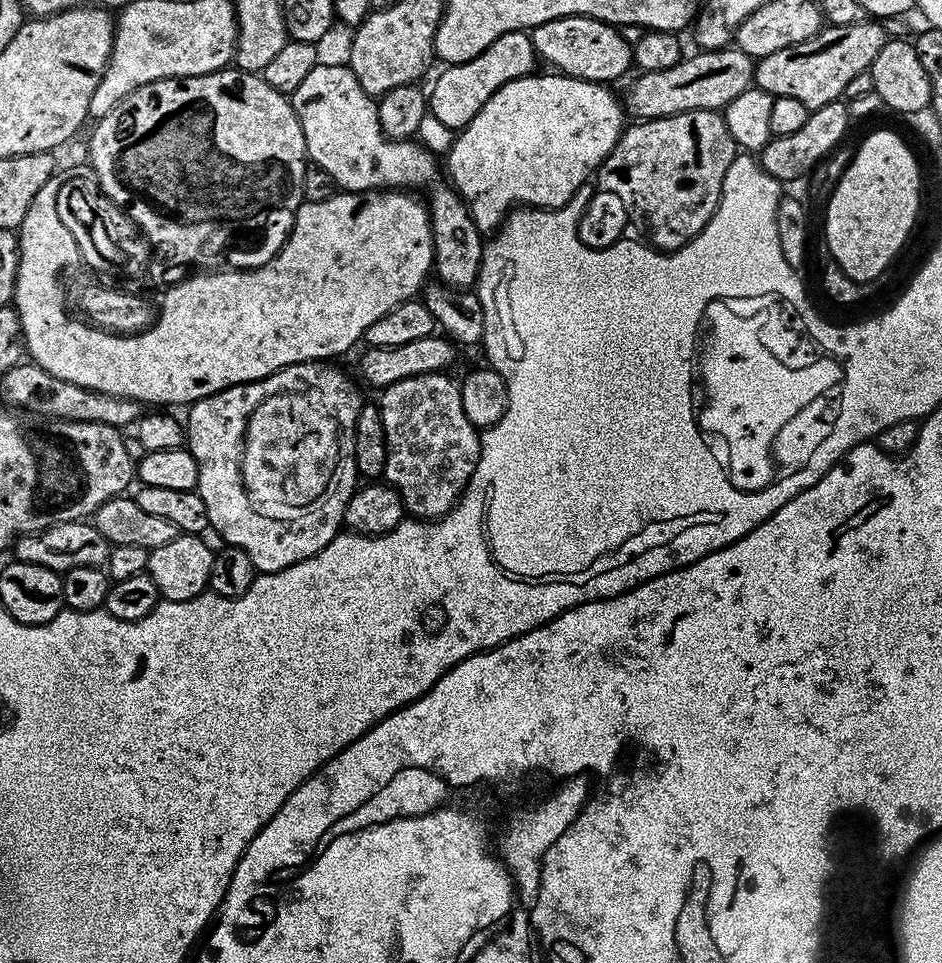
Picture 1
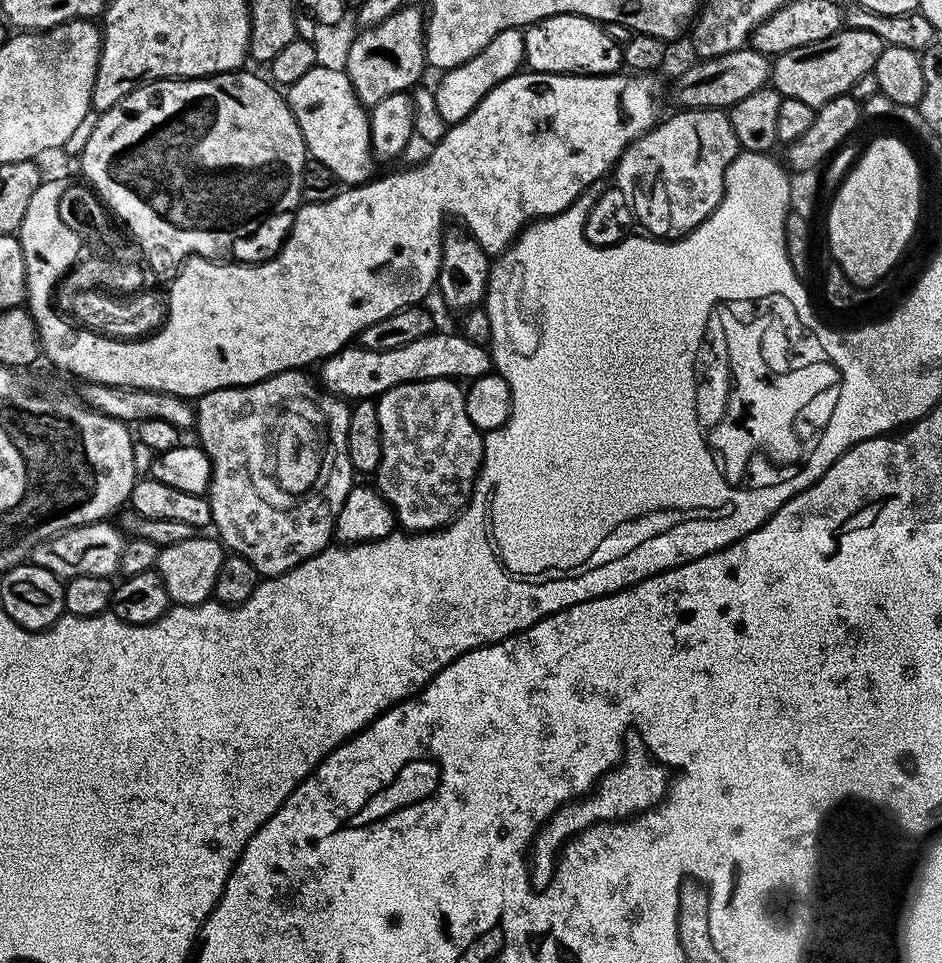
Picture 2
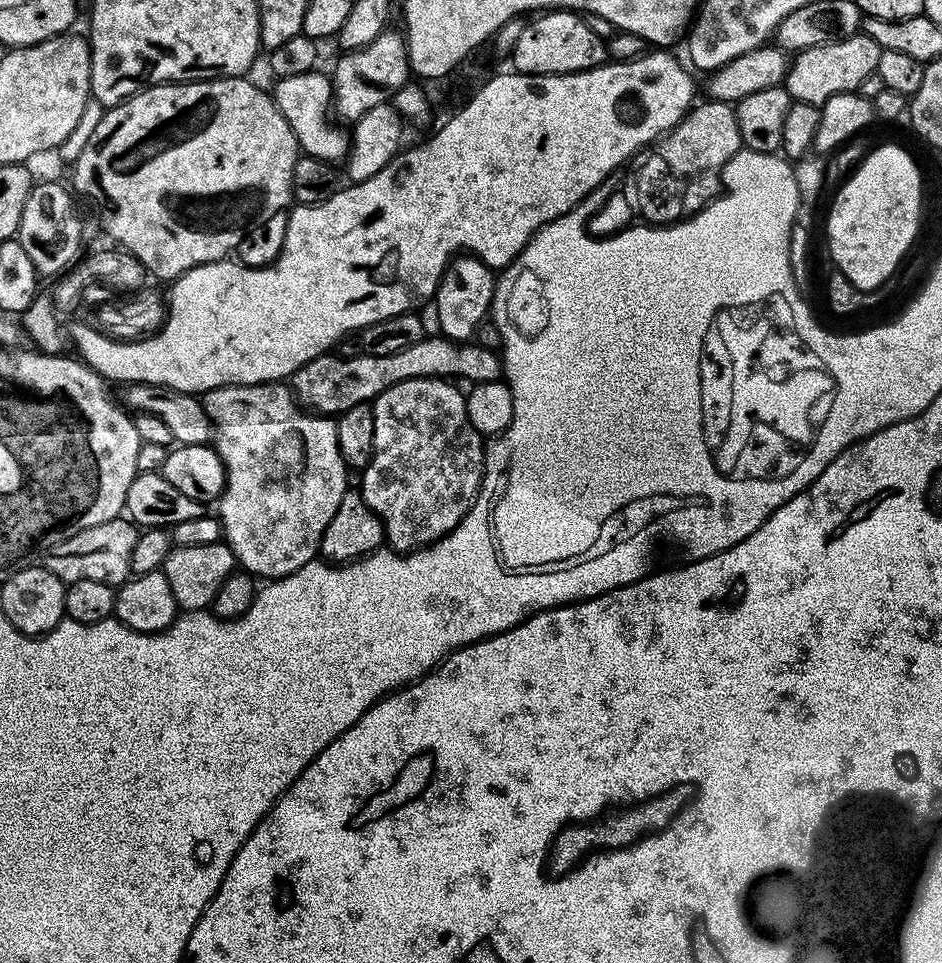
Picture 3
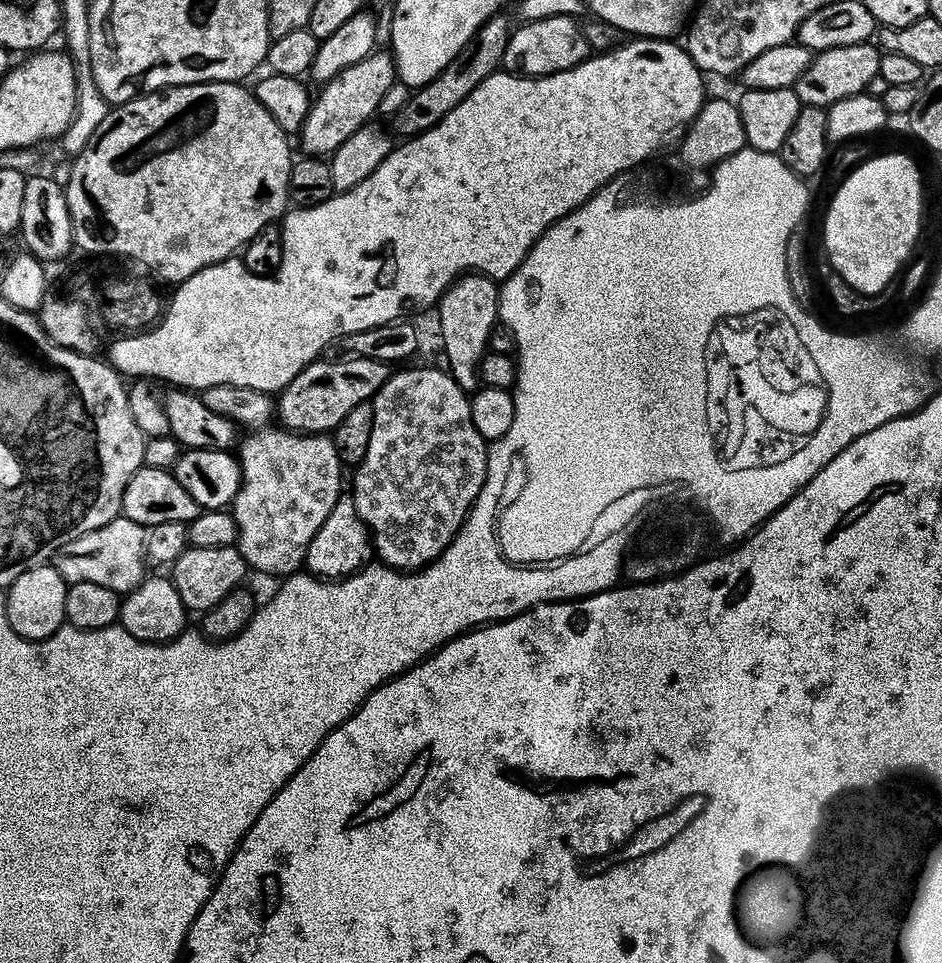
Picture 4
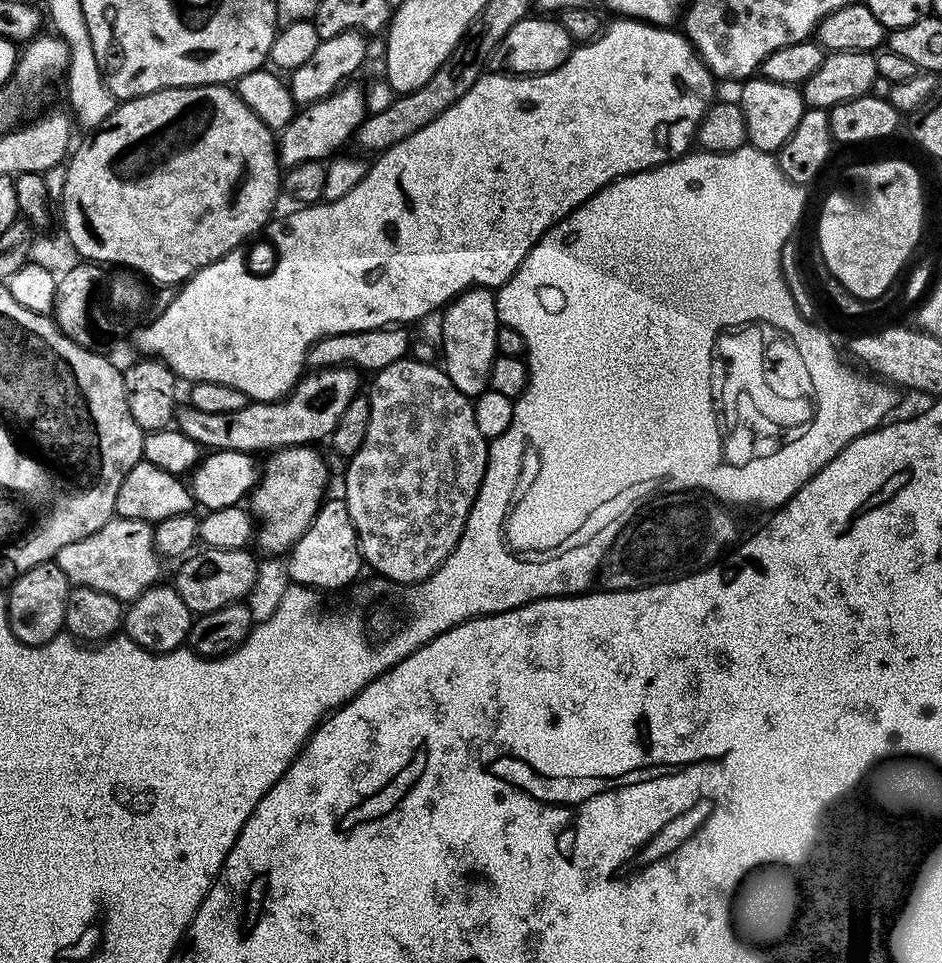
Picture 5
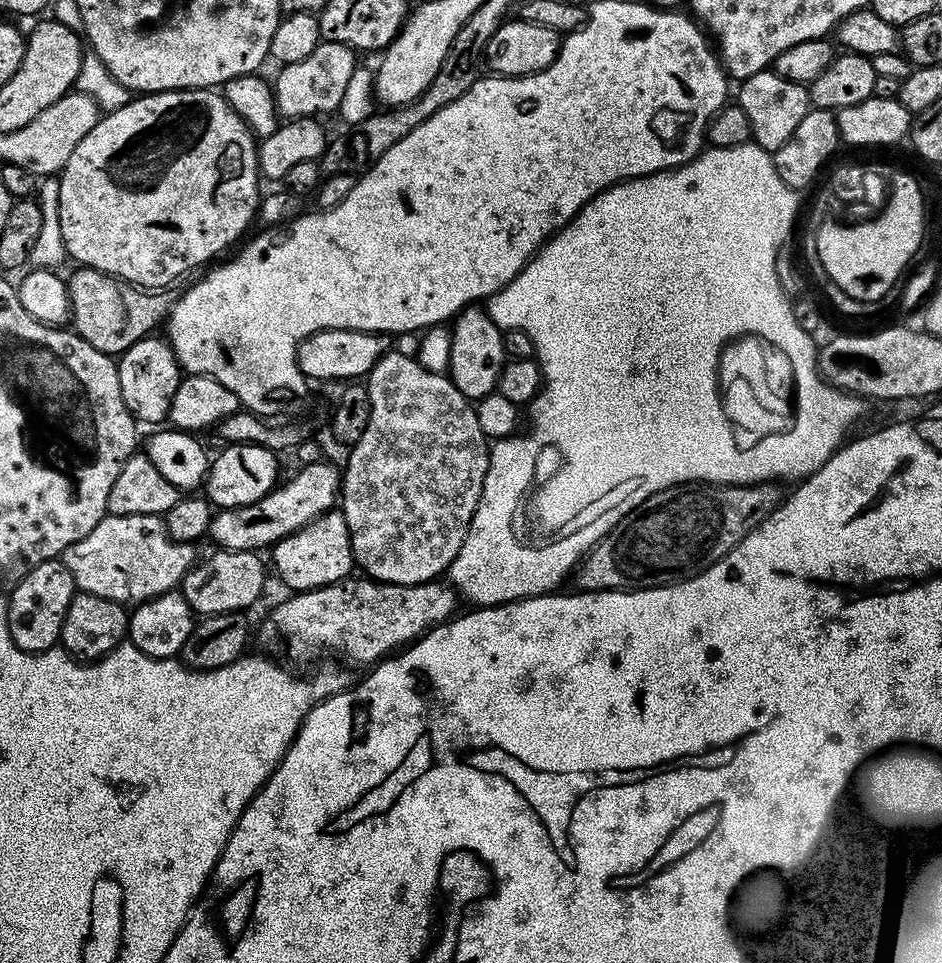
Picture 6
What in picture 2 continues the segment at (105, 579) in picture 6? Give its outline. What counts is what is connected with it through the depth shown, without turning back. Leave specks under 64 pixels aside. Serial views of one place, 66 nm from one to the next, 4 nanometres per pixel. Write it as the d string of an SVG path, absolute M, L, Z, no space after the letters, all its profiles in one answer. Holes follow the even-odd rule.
M96 520L92 524L83 524L65 532L59 532L49 540L34 546L31 563L50 570L65 581L73 580L82 574L115 577L120 570L120 559L124 549L125 533L115 523L108 520Z

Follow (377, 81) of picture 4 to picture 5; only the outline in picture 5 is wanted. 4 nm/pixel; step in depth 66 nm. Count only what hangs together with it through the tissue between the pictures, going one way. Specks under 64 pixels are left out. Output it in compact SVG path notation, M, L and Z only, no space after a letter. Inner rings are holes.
M348 82L330 93L324 100L313 104L305 104L293 115L292 120L278 132L278 155L280 163L285 169L298 166L298 162L310 162L311 160L327 161L333 154L339 153L344 143L355 137L358 126L366 115L365 89L359 88L356 82Z

